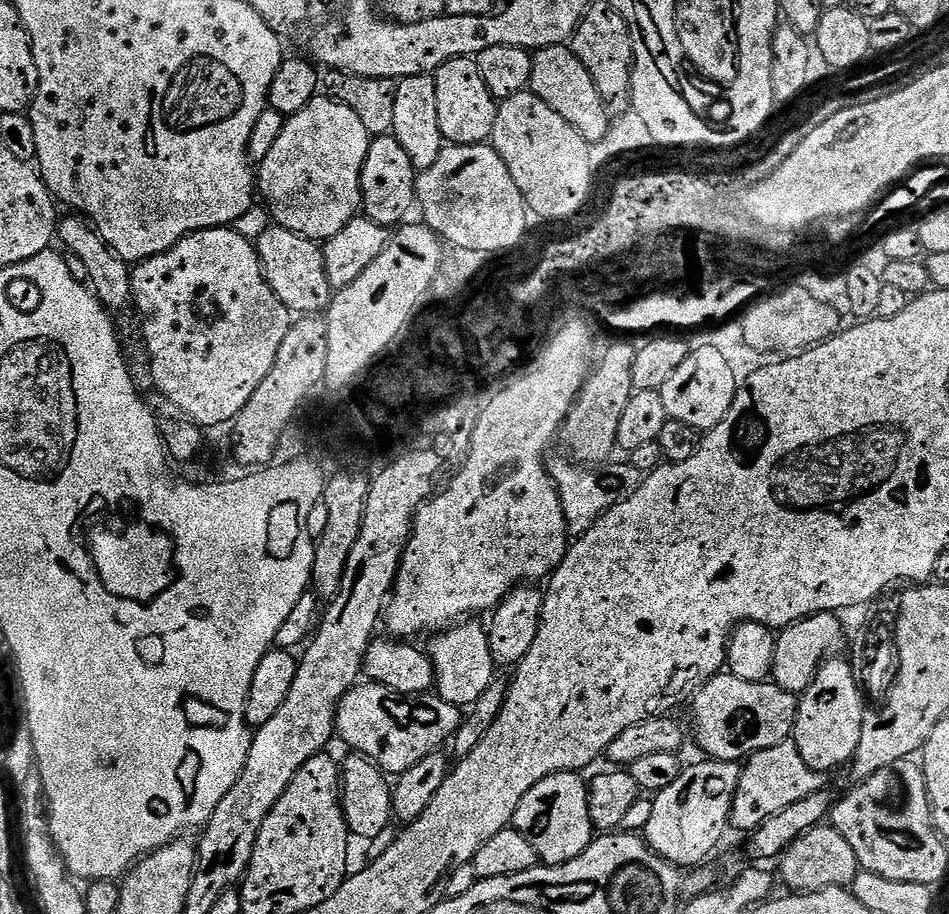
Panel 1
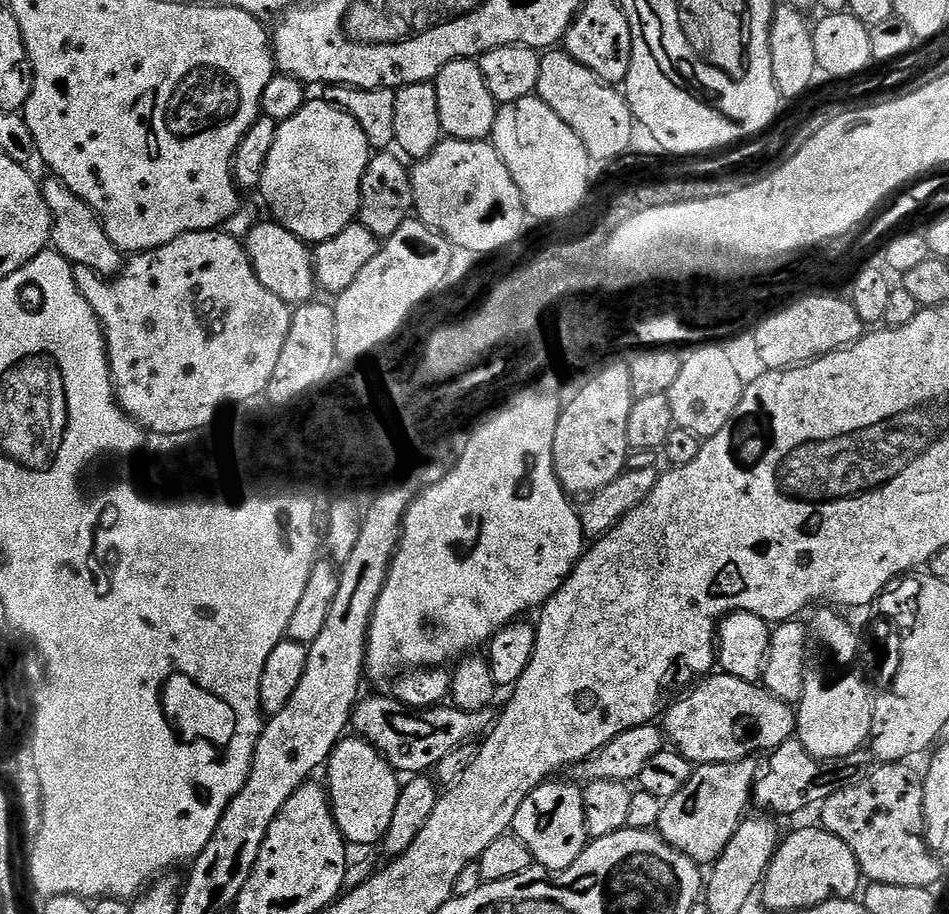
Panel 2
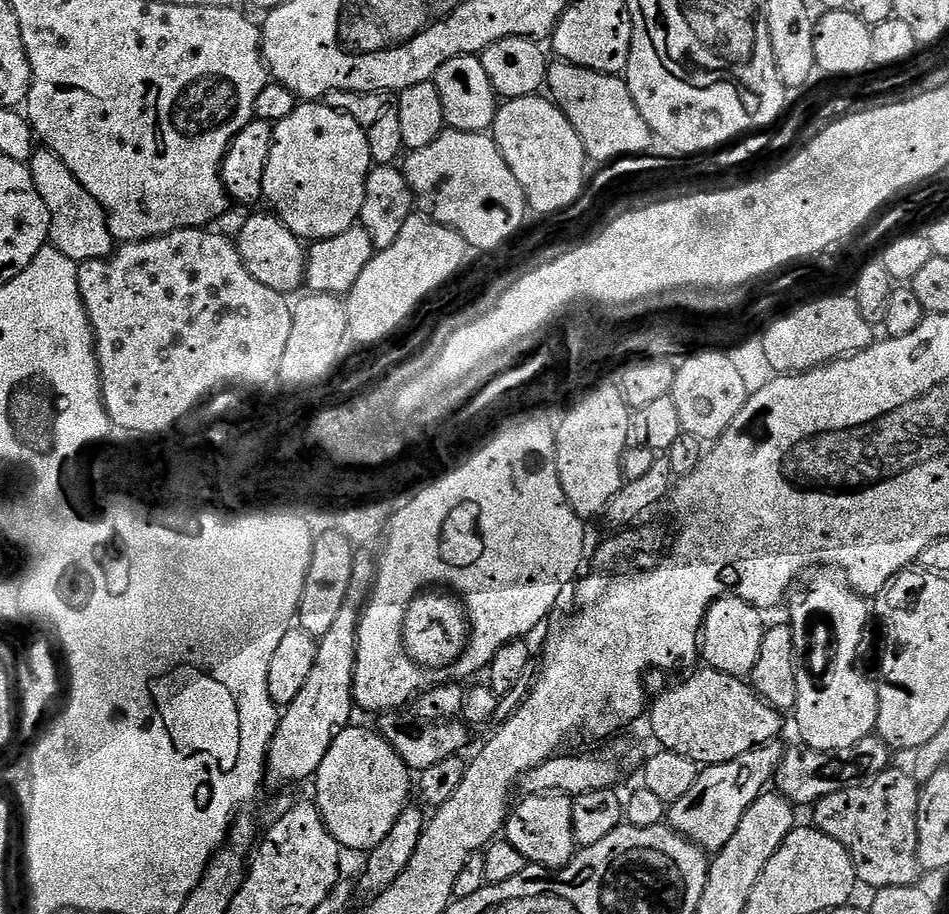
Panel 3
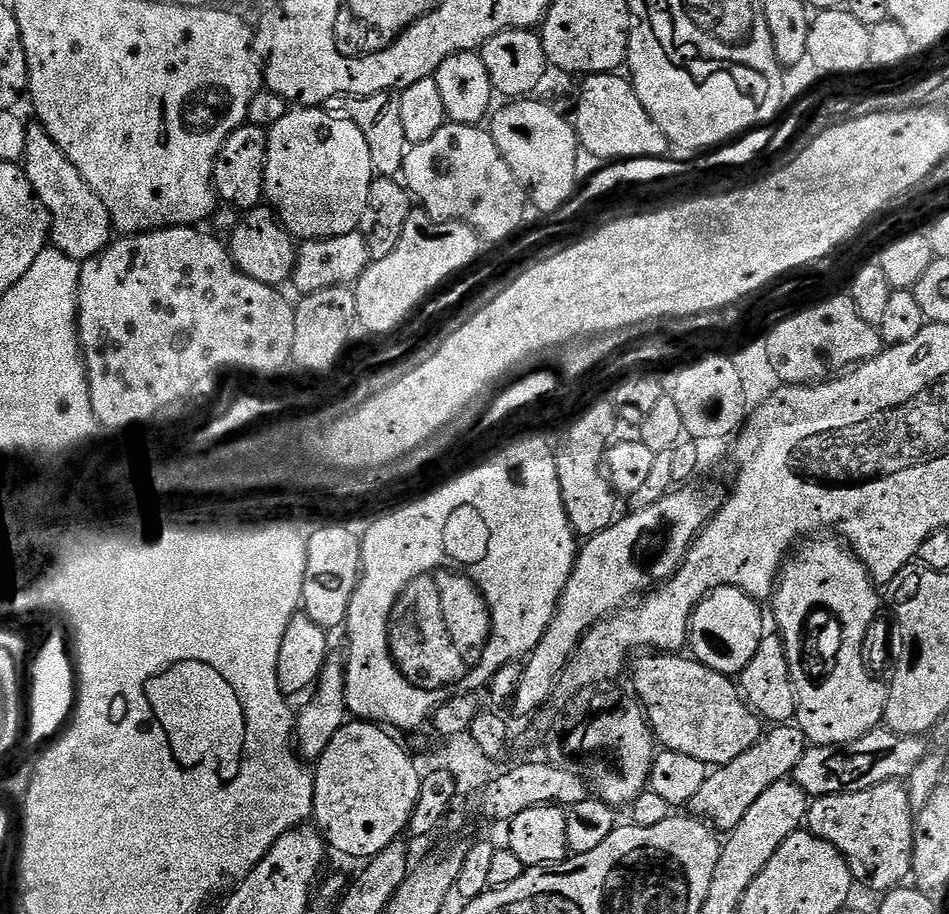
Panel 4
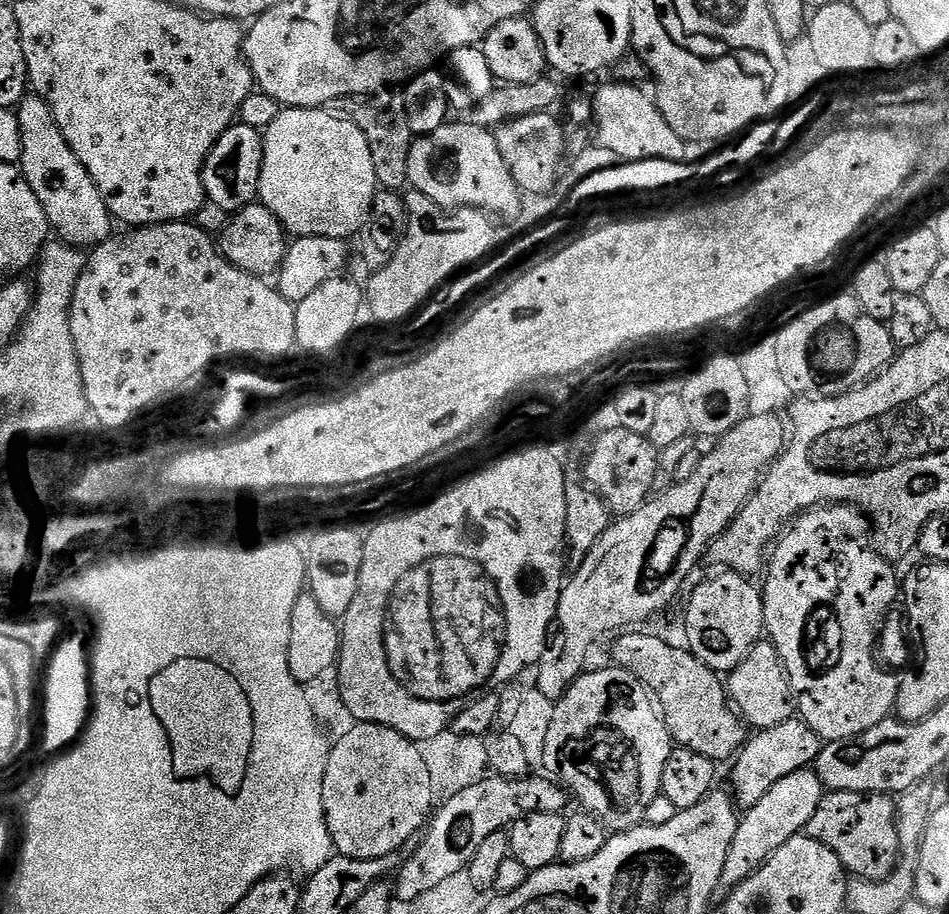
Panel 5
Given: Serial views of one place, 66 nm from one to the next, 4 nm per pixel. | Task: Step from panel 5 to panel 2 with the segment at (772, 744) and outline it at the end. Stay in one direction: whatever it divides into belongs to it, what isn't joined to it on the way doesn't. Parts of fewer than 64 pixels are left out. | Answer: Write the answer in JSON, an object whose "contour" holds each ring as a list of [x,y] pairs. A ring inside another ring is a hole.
{"contour":[[[749,758],[725,764],[699,765],[690,782],[686,782],[674,798],[663,801],[662,814],[656,823],[660,837],[698,865],[715,864],[749,811],[747,808],[748,804],[750,808],[758,775],[756,762]]]}

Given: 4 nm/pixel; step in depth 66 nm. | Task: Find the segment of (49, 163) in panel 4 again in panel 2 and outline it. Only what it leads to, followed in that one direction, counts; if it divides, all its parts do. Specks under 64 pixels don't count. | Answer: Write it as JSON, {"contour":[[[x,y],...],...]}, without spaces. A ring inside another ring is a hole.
{"contour":[[[48,178],[43,181],[44,197],[46,206],[52,215],[52,243],[51,247],[60,252],[73,265],[81,264],[90,266],[99,276],[105,278],[115,278],[120,275],[126,260],[120,249],[110,242],[110,238],[104,229],[104,223],[101,222],[95,210],[78,194],[74,194],[62,181],[55,178]]]}

